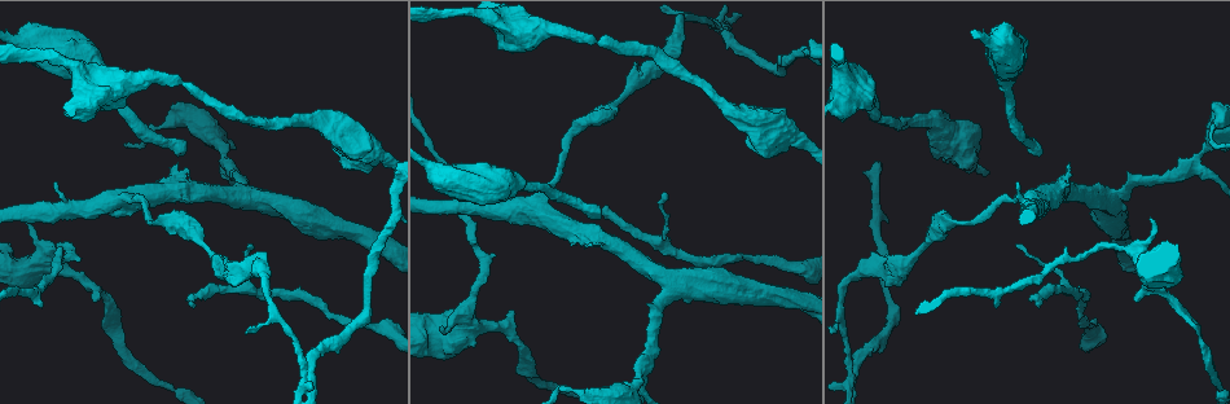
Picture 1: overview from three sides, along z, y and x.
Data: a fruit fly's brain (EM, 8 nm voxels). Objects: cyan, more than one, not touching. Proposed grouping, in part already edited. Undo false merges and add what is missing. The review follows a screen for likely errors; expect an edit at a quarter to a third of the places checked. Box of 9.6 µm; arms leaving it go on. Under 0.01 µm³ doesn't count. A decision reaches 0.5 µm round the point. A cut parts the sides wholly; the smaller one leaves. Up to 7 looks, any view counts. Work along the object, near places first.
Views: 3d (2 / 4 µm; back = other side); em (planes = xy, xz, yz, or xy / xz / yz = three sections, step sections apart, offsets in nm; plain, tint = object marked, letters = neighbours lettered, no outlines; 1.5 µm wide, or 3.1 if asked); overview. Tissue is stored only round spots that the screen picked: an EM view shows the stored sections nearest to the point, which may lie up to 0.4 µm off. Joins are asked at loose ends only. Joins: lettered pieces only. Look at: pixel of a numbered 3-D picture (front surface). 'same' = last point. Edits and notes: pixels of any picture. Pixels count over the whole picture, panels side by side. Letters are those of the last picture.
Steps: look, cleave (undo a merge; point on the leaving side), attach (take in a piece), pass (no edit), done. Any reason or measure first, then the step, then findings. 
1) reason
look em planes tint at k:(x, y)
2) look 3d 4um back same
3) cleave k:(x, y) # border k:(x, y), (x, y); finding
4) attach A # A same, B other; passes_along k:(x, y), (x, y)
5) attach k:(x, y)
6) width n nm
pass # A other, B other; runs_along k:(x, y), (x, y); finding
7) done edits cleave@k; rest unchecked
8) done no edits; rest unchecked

thin end
look 3d 2um at 1:(251, 245)

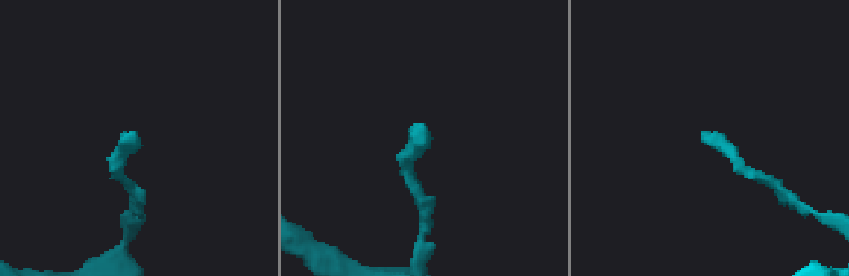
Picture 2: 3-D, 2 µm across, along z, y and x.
look em planes plain at 2:(421, 127)

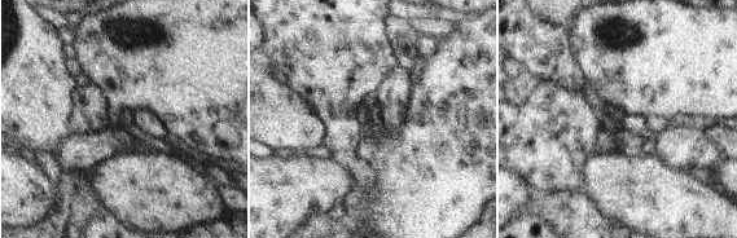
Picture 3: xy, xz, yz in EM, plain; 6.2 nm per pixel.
what lies round it
look em planes letters same

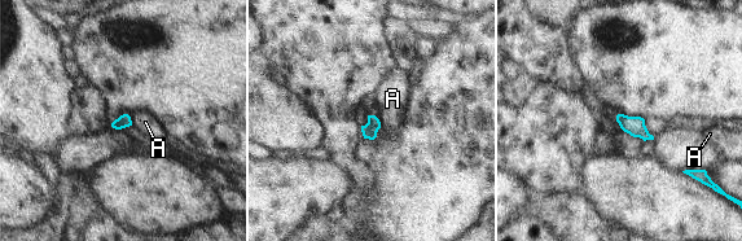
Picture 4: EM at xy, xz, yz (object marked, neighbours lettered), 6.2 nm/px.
width 80 nm
pass # A other; border 4:(374, 115), (381, 126); no lettered piece goes on from it

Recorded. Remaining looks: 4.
thick turns thin
look 3d 4um at 1:(1118, 195)

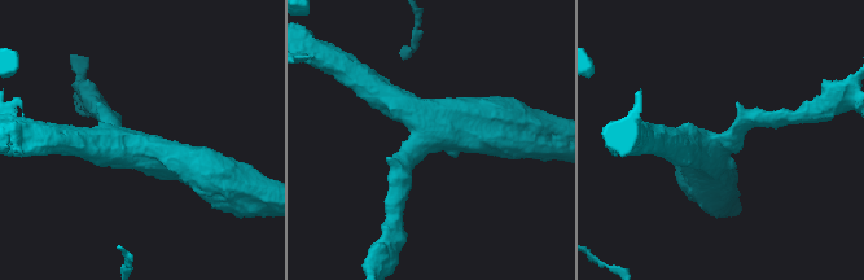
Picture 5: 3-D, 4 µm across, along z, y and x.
arms 3; arm_widths 220, 400, 550 nm; need the tissue
look em yz step 8 letters at 5:(425, 142)

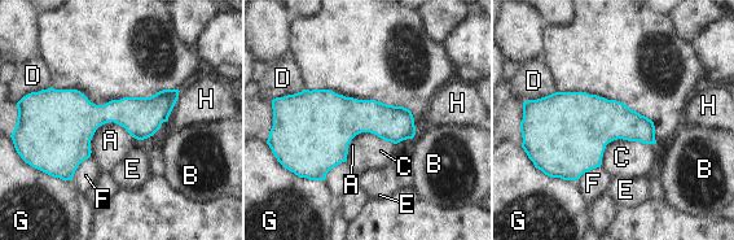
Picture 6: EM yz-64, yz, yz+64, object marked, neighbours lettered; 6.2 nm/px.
longest_contact C 380 nm
pass # A other, B other, C other, D other, E other, F other, G other, H other; border 6:(654, 143), (614, 139), (600, 166); all the same cell

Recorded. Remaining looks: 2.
done no edits; rest unchecked

